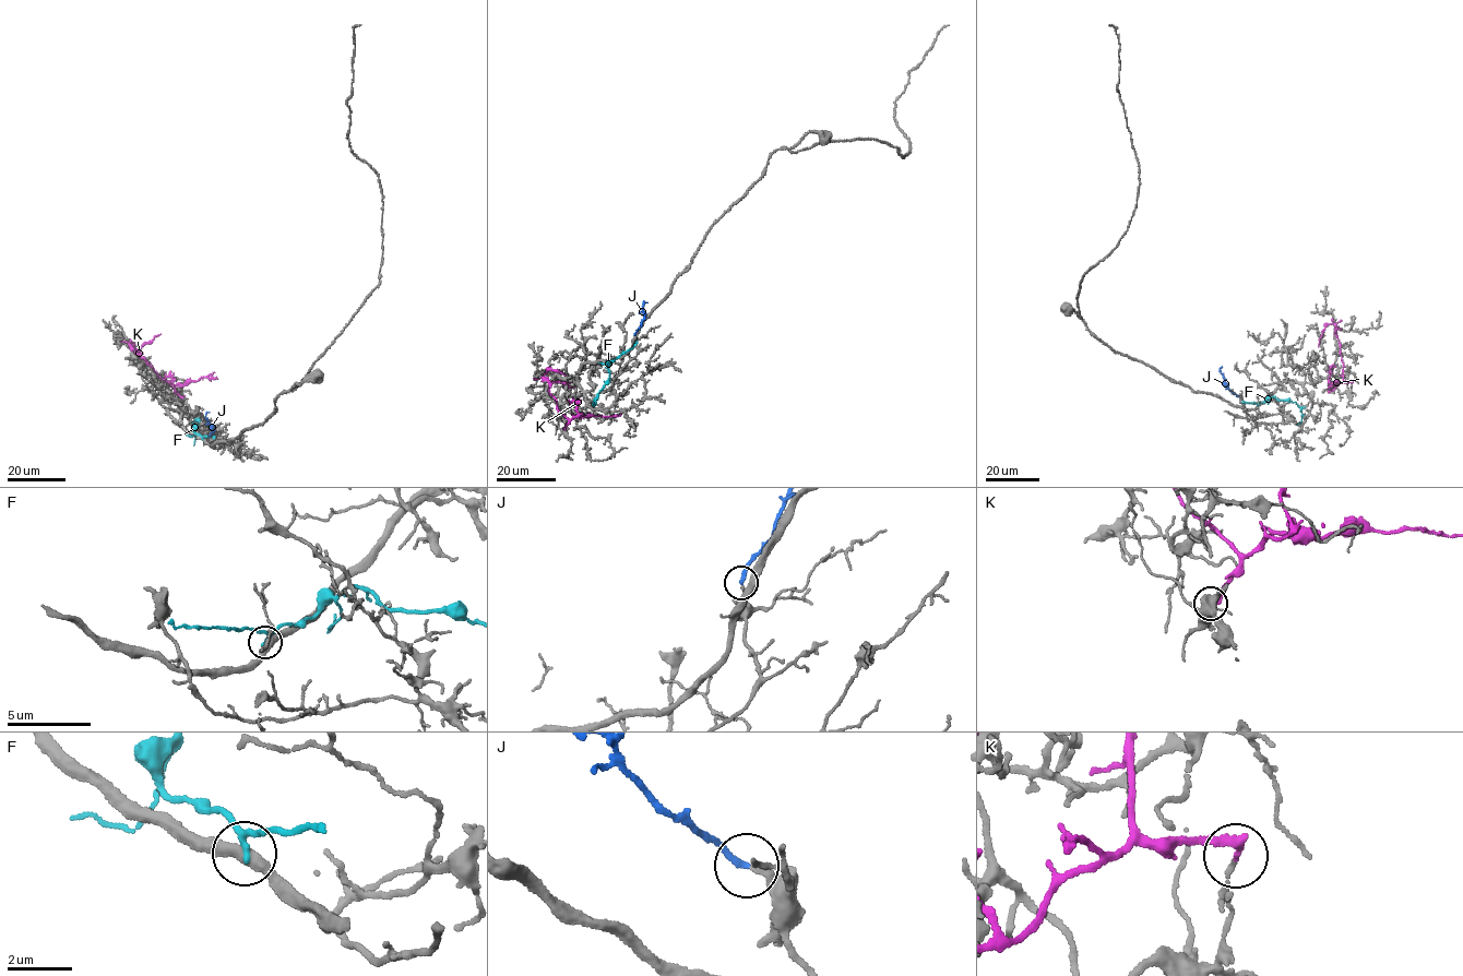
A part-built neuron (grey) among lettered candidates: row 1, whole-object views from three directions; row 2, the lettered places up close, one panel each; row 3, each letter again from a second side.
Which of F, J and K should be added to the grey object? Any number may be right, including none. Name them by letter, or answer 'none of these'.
J

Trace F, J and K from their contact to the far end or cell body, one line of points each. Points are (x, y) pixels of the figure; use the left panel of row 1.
F: (202, 438), (194, 431), (199, 419), (197, 419), (194, 445)
J: (210, 435), (212, 427), (205, 417), (209, 412)
K: (169, 382), (129, 345), (152, 368)

